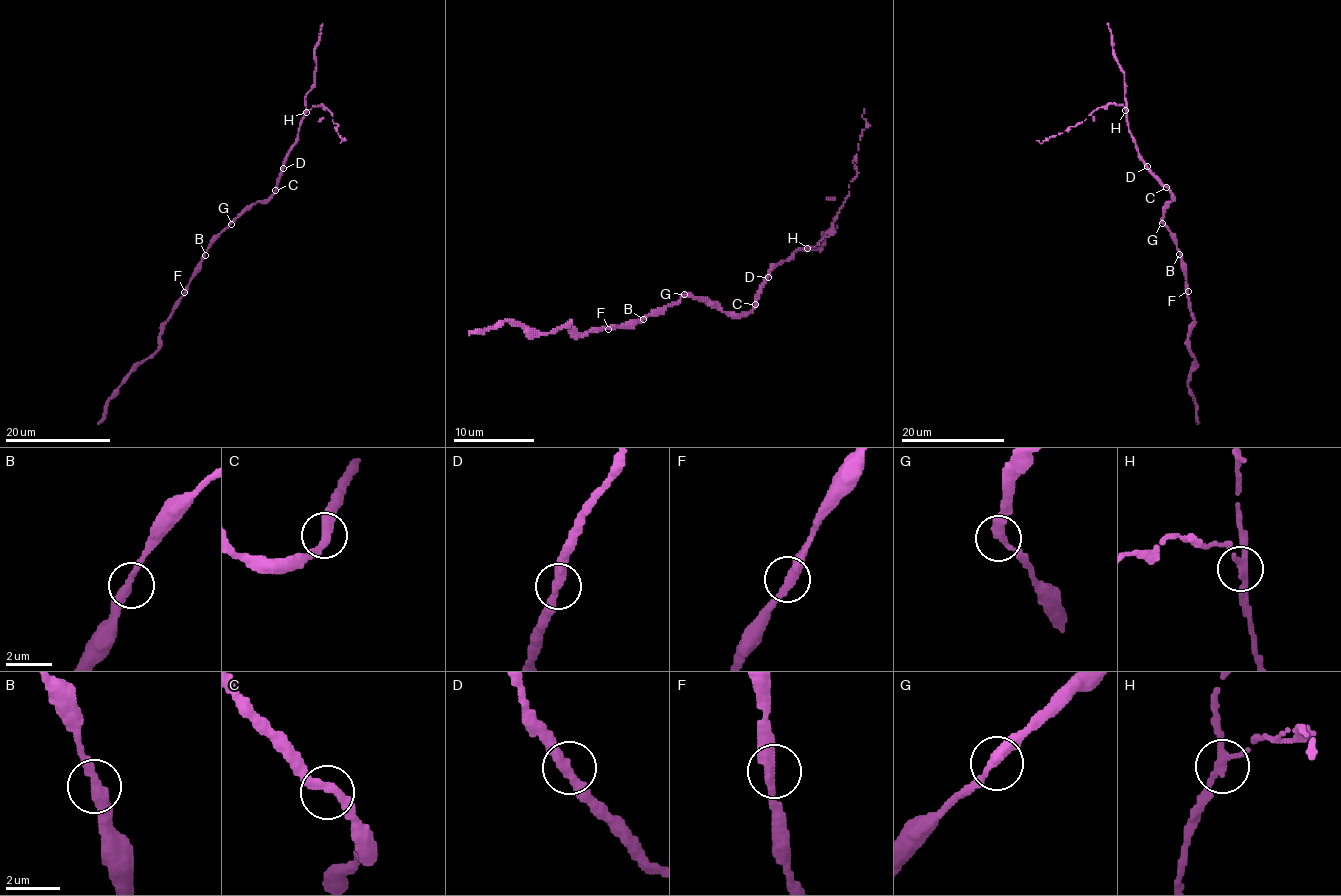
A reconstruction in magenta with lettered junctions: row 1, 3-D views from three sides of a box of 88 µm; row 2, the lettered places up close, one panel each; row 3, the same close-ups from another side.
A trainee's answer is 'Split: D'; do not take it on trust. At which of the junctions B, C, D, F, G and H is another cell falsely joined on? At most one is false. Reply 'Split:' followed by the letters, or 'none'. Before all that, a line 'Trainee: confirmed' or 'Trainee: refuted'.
Trainee: refuted
Split: H

